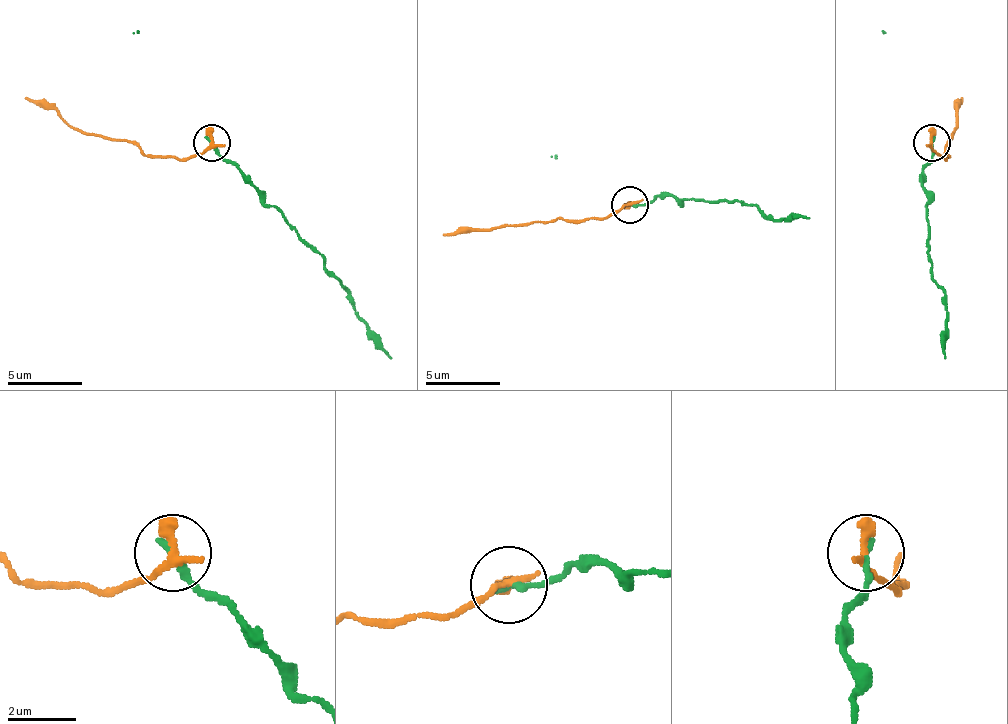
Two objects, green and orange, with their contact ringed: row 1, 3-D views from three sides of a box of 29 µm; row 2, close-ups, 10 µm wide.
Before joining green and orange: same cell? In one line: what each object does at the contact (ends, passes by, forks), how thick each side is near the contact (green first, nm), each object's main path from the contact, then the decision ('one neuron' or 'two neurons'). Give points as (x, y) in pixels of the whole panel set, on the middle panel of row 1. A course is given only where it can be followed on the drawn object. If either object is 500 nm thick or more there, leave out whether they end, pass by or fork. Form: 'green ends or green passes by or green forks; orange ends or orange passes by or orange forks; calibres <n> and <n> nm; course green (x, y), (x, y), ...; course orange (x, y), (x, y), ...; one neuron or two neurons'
green ends; orange ends; calibres 240 and 400 nm; course green (630, 206), (667, 195), (682, 202), (742, 202), (772, 221), (809, 217); course orange (630, 206), (604, 217), (504, 224), (444, 235); two neurons

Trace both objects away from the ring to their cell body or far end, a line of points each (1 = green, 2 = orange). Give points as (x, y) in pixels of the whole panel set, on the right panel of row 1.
1: (933, 143), (922, 184), (929, 199), (929, 259), (948, 314), (944, 359)
2: (933, 143), (944, 158), (962, 99)

